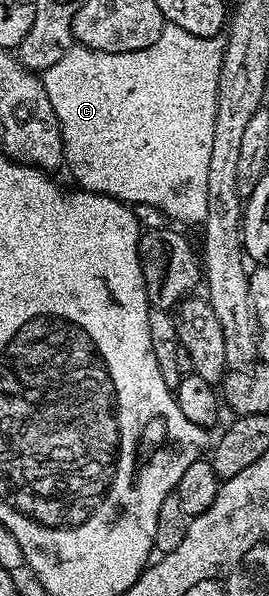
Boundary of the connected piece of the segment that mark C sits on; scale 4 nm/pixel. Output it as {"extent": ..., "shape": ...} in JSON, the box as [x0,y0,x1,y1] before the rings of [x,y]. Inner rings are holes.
{"extent":[41,23,224,218],"shape":[[[164,23],[161,30],[161,38],[157,38],[157,42],[153,42],[153,46],[142,48],[141,50],[133,50],[132,52],[98,52],[92,48],[84,48],[82,46],[73,46],[65,54],[65,58],[61,58],[61,62],[56,62],[53,66],[49,66],[41,73],[41,79],[45,86],[45,94],[49,94],[49,106],[53,106],[53,114],[59,123],[61,130],[61,138],[63,139],[63,155],[65,157],[65,168],[71,171],[71,176],[76,180],[78,187],[84,192],[96,192],[102,196],[112,196],[114,200],[121,200],[124,204],[132,206],[140,206],[139,204],[148,204],[151,208],[160,208],[167,216],[195,216],[201,218],[209,210],[209,198],[205,185],[209,183],[209,154],[213,150],[213,122],[217,122],[217,94],[219,93],[219,71],[223,65],[223,49],[224,41],[219,38],[201,38],[189,34],[189,30],[181,30],[181,26],[176,24]]]}

